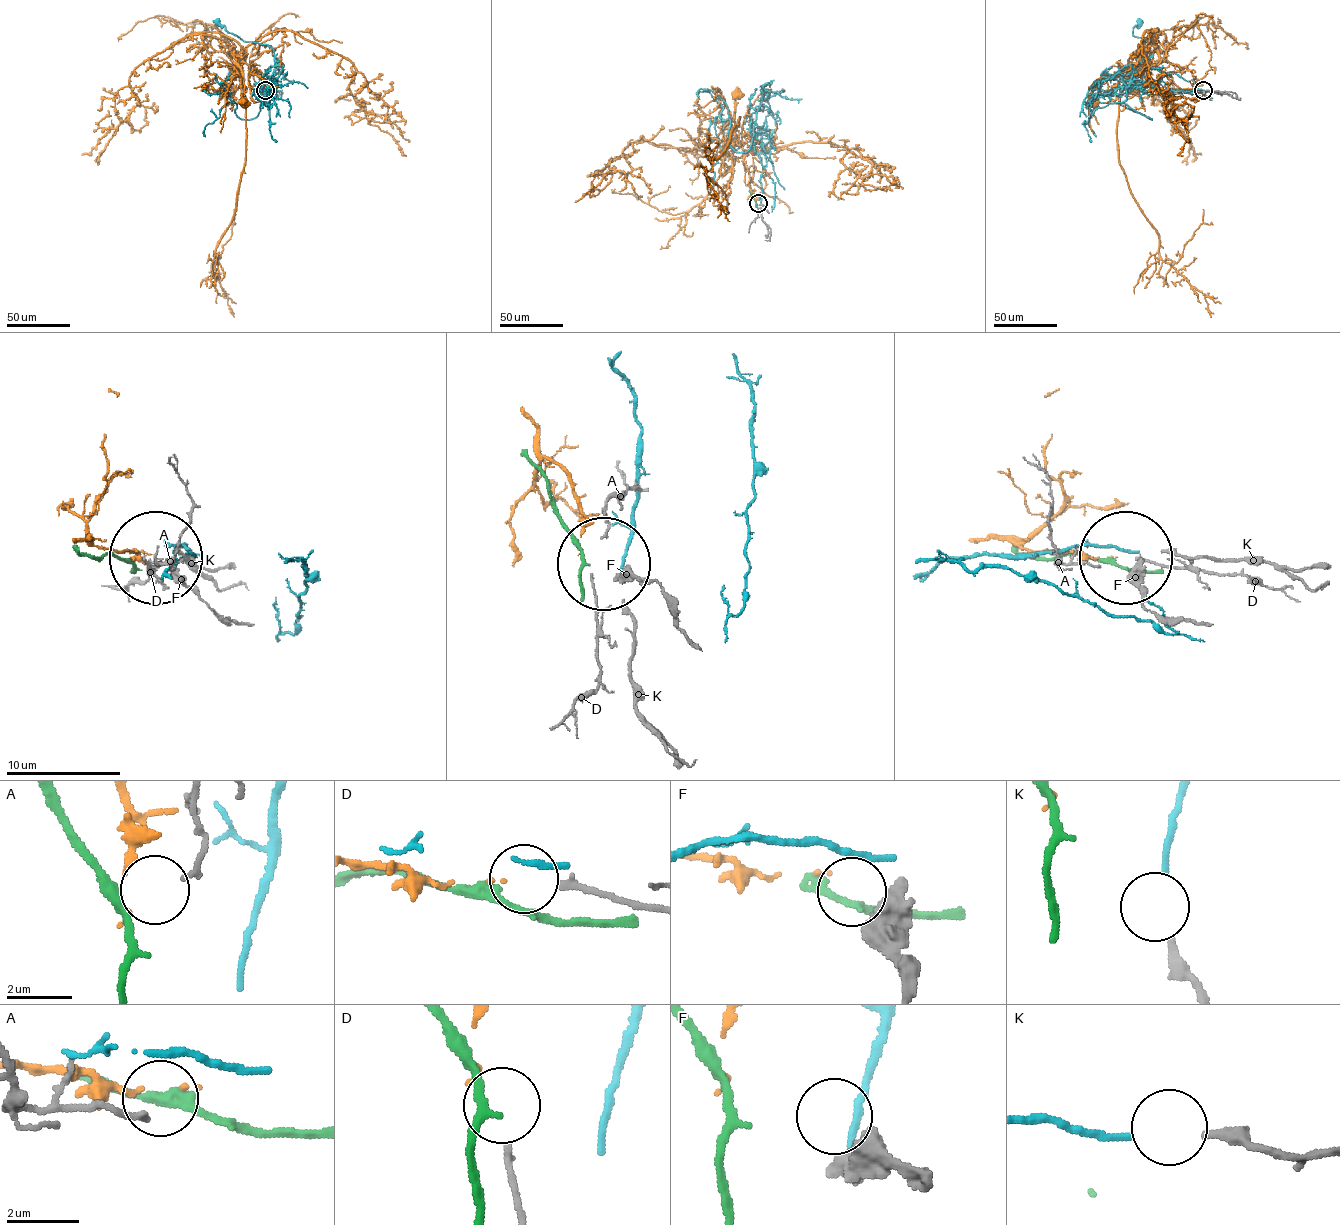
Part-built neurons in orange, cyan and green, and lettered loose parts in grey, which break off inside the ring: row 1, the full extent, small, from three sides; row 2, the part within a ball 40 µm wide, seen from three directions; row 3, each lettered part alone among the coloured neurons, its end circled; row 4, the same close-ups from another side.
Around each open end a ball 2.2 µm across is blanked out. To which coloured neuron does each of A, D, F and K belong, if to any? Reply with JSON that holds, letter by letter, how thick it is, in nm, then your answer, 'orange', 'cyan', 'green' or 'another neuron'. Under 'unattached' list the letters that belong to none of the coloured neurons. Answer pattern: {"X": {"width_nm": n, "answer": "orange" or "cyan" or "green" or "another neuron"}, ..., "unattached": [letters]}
{"A": {"width_nm": 180, "answer": "green"}, "D": {"width_nm": 190, "answer": "orange"}, "F": {"width_nm": 500, "answer": "another neuron"}, "K": {"width_nm": 280, "answer": "cyan"}, "unattached": ["F"]}

